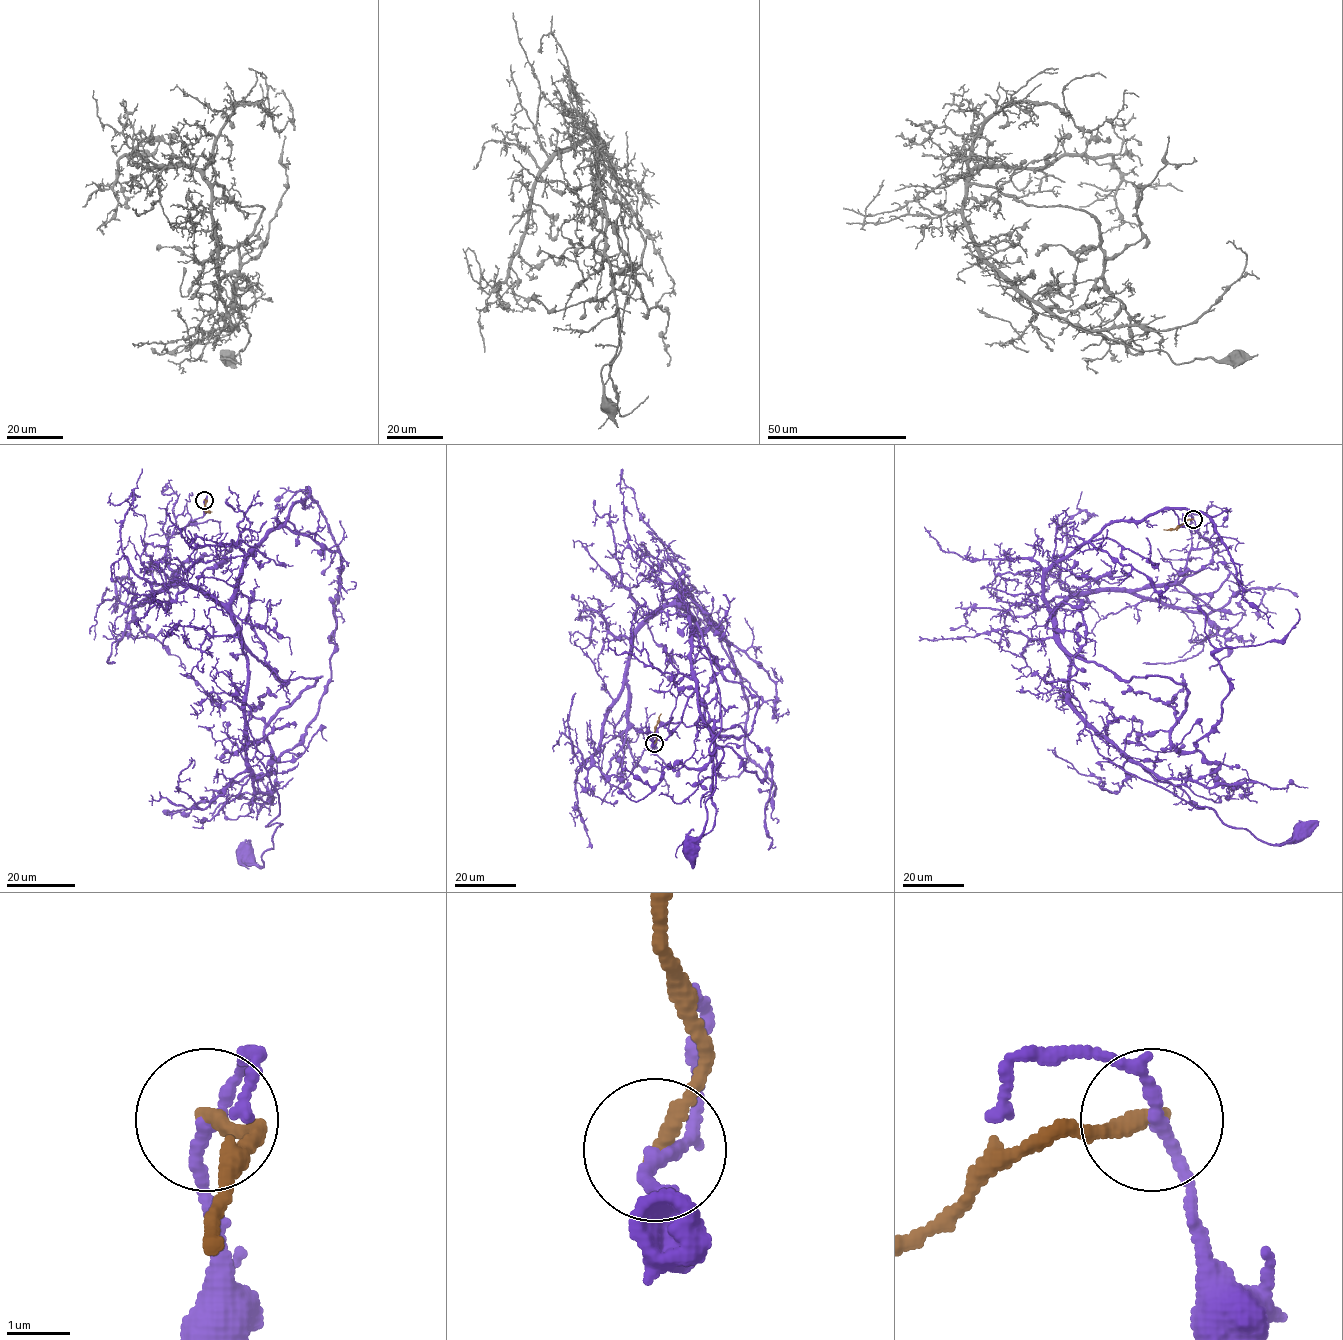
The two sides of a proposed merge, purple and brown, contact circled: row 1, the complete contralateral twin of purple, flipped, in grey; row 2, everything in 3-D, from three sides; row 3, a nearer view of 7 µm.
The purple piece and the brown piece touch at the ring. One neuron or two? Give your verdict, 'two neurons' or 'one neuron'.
two neurons

